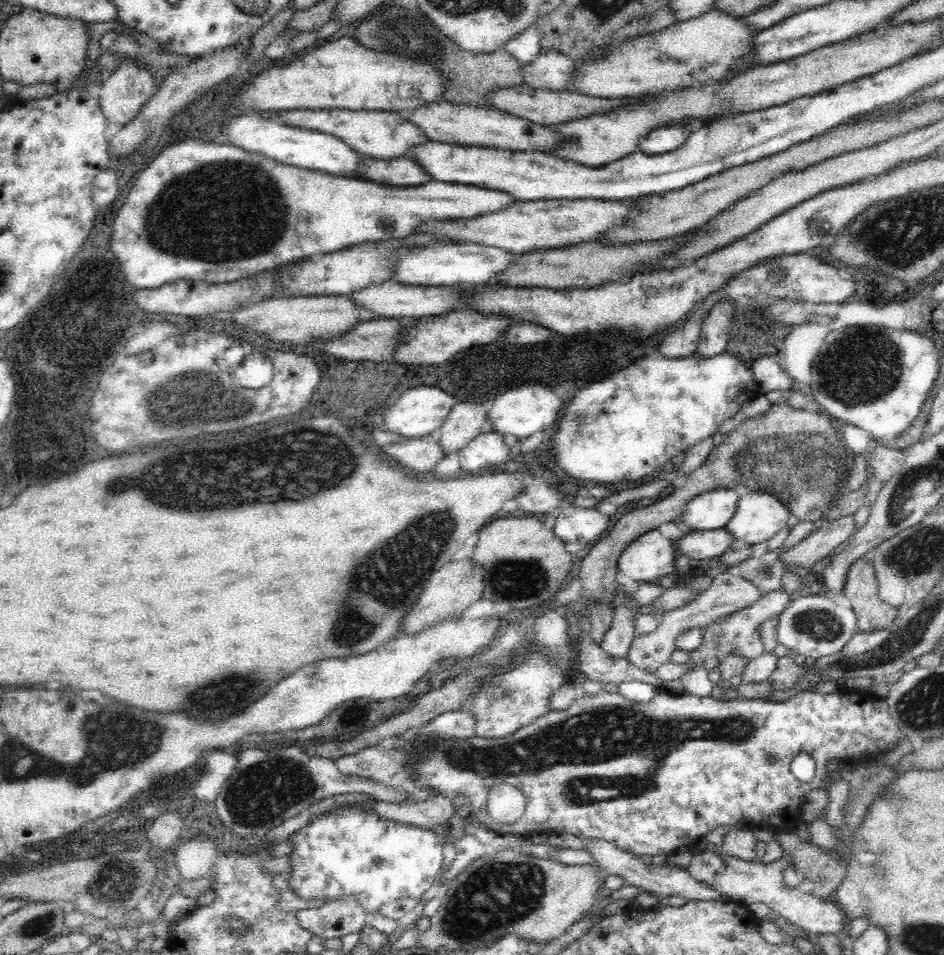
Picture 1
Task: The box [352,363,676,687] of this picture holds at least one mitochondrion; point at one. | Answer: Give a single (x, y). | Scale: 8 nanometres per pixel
(524, 578)

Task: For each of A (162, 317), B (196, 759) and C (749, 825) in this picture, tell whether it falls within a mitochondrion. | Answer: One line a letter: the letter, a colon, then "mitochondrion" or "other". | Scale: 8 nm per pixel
A: other
B: other
C: other

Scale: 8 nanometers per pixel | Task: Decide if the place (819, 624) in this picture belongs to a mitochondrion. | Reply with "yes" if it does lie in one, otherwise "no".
yes

